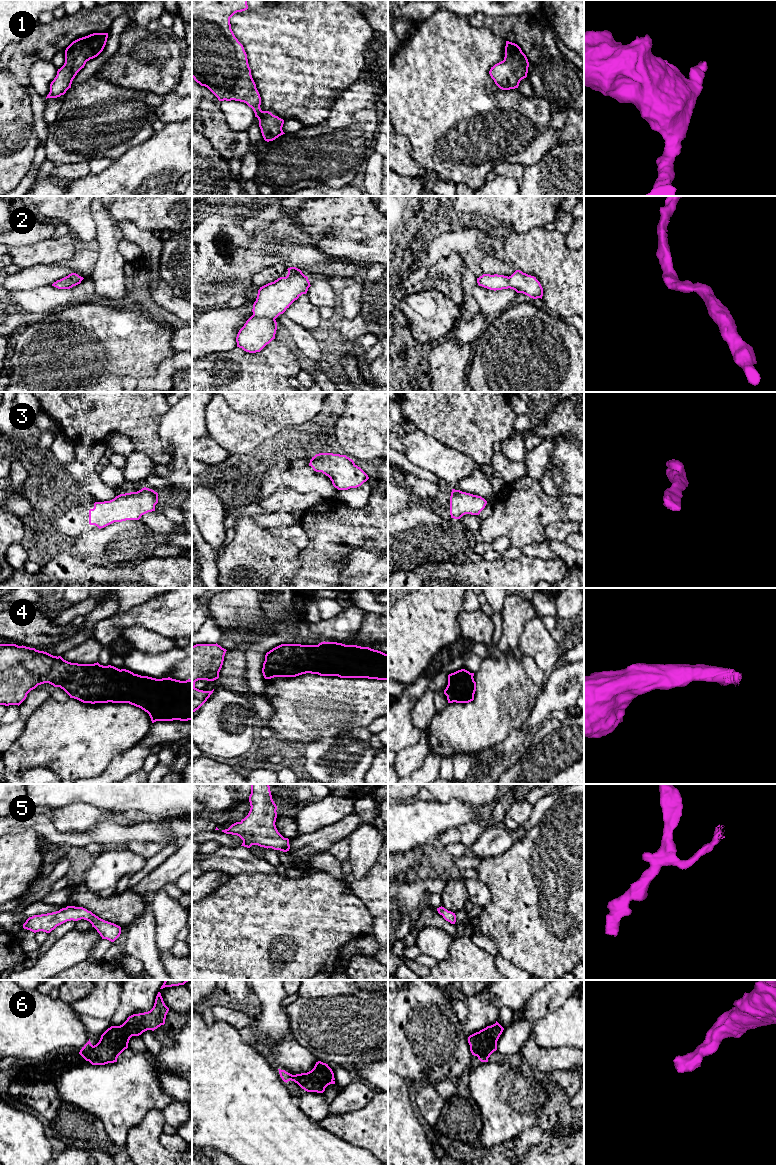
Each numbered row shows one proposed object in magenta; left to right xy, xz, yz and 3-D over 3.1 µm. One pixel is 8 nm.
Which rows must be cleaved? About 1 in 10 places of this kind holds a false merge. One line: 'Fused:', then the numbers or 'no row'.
Fused: no row

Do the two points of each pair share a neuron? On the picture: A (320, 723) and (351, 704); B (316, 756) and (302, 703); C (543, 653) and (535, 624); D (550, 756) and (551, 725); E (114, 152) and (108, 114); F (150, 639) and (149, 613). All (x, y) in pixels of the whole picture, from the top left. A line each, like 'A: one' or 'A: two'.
A: one
B: two
C: one
D: one
E: one
F: two

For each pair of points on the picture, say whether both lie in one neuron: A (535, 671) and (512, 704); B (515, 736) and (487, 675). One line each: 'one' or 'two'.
A: two
B: two

